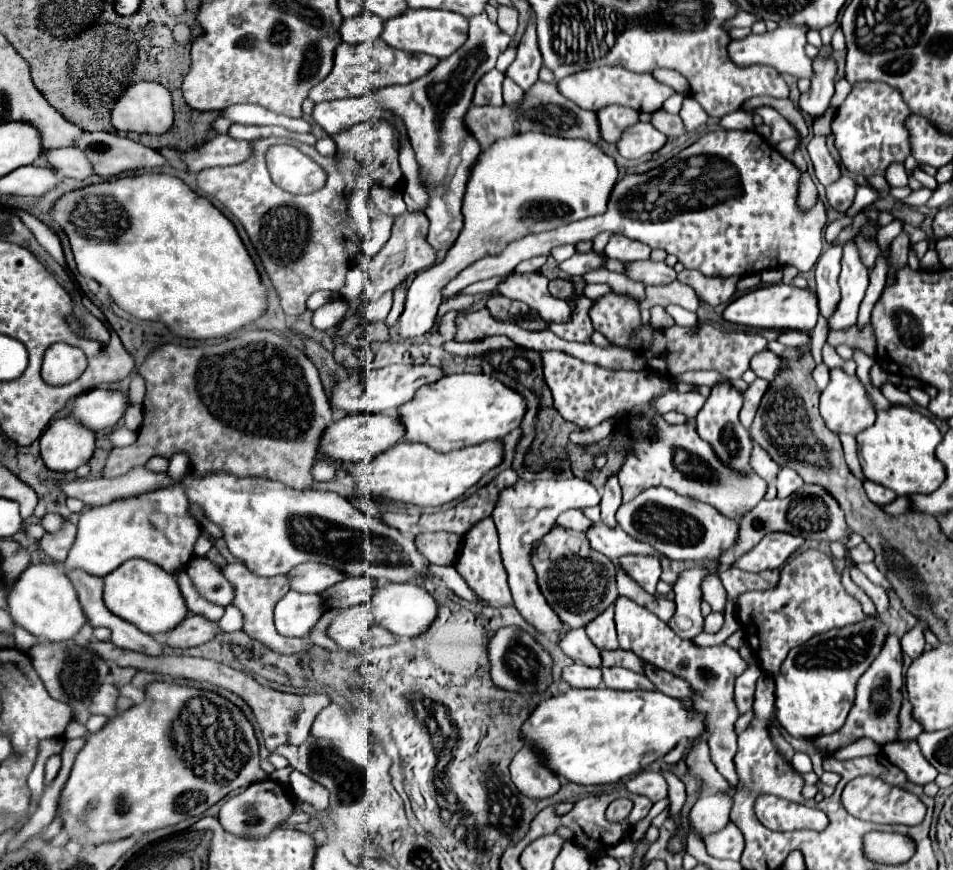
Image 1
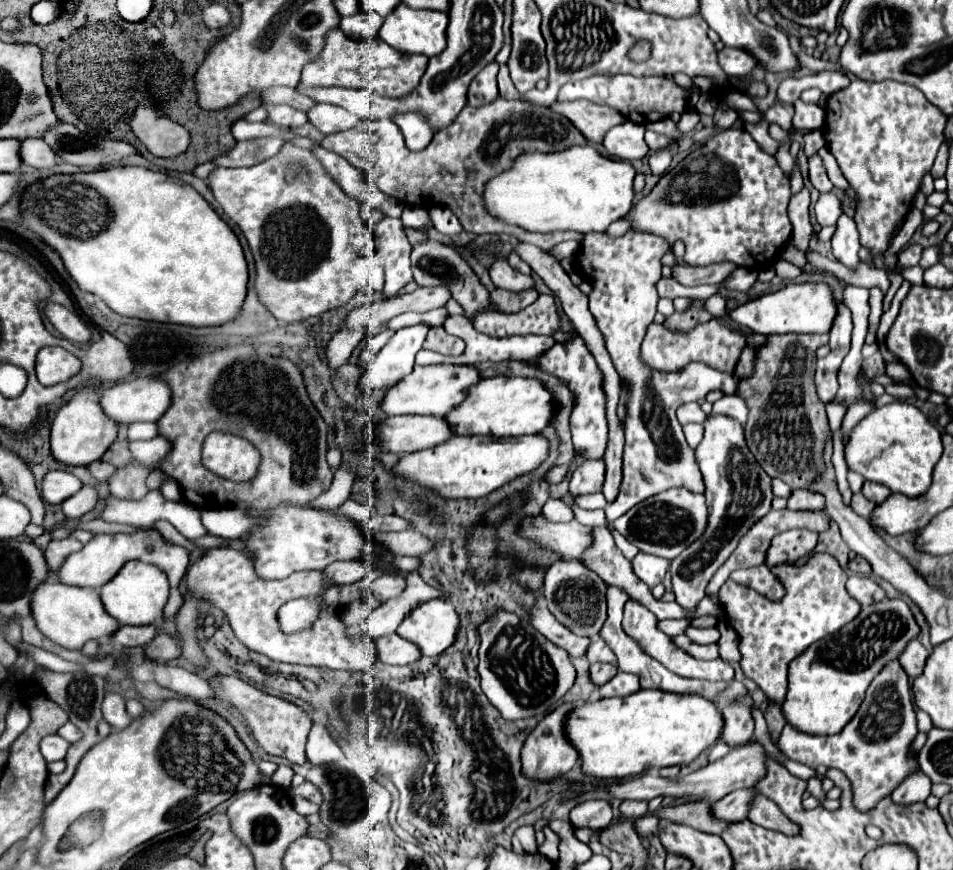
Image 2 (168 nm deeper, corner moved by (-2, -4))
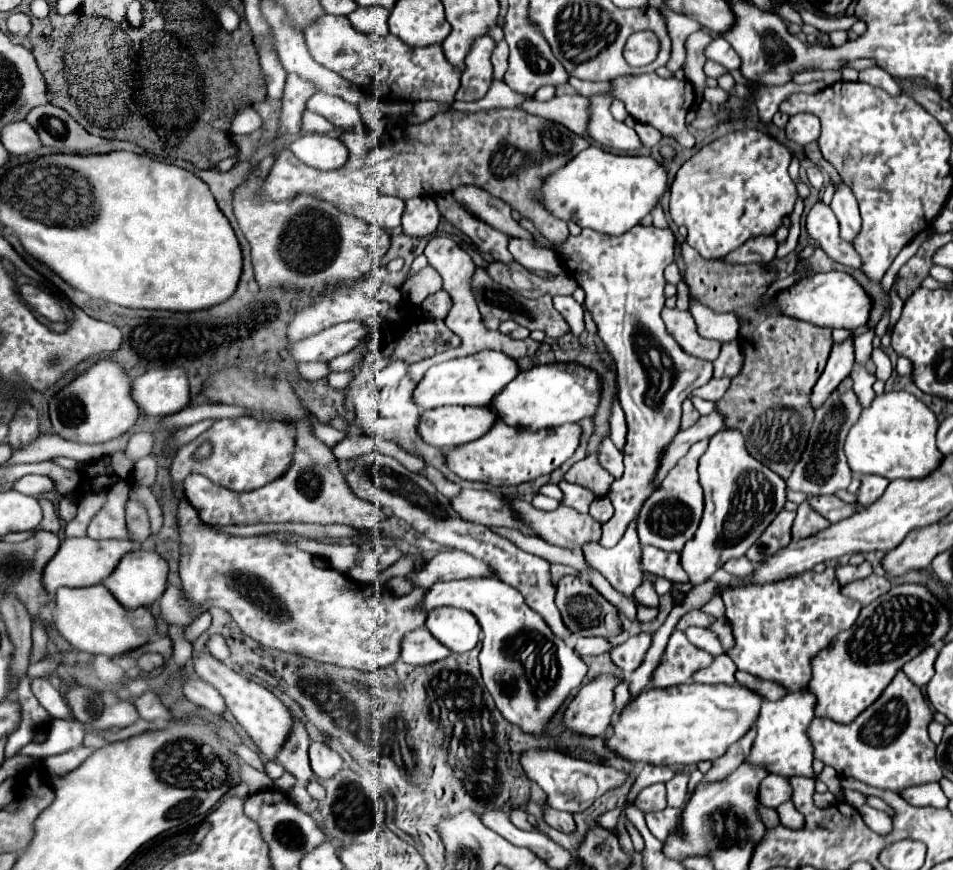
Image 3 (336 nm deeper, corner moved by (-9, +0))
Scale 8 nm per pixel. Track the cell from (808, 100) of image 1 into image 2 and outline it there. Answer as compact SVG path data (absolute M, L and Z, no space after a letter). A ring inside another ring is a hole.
M797 100L795 104L795 116L793 116L793 128L821 128L825 122L825 112L817 104L805 104L803 100Z

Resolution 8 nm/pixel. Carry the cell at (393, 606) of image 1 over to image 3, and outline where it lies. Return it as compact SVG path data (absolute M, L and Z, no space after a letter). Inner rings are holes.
M434 608L426 620L426 628L452 652L468 652L480 640L476 616L462 608Z

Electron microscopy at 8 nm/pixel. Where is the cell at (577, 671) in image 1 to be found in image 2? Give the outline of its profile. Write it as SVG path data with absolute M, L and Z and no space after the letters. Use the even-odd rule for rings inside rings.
M593 664L591 668L589 668L589 678L591 678L591 682L595 684L595 686L601 686L601 684L605 684L605 682L609 682L615 674L617 674L617 666L613 666L613 664Z

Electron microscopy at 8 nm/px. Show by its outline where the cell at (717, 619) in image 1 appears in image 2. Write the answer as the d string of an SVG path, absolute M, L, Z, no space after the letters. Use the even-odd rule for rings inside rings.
M715 626L713 628L689 628L685 634L697 644L711 644L719 640L719 630Z

